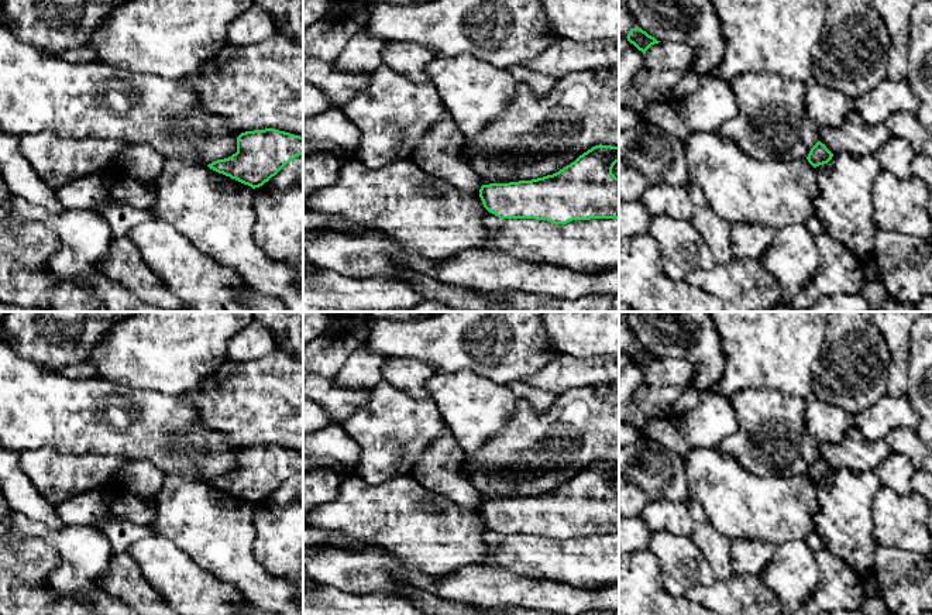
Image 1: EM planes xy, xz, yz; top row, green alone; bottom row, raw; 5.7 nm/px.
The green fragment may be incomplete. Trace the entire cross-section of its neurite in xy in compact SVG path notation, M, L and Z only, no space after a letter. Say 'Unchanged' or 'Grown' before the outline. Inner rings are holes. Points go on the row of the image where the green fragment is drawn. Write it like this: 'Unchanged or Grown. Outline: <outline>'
Unchanged. Outline: M265 128L241 133L237 152L207 166L255 189L299 155L303 155L303 137Z

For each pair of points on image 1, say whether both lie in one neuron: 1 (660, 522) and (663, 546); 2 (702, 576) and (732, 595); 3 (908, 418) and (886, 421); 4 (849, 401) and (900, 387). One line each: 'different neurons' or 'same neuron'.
1: different neurons
2: different neurons
3: same neuron
4: different neurons

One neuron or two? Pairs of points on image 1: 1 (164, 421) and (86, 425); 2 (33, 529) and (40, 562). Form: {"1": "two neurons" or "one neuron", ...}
{"1": "one neuron", "2": "two neurons"}

